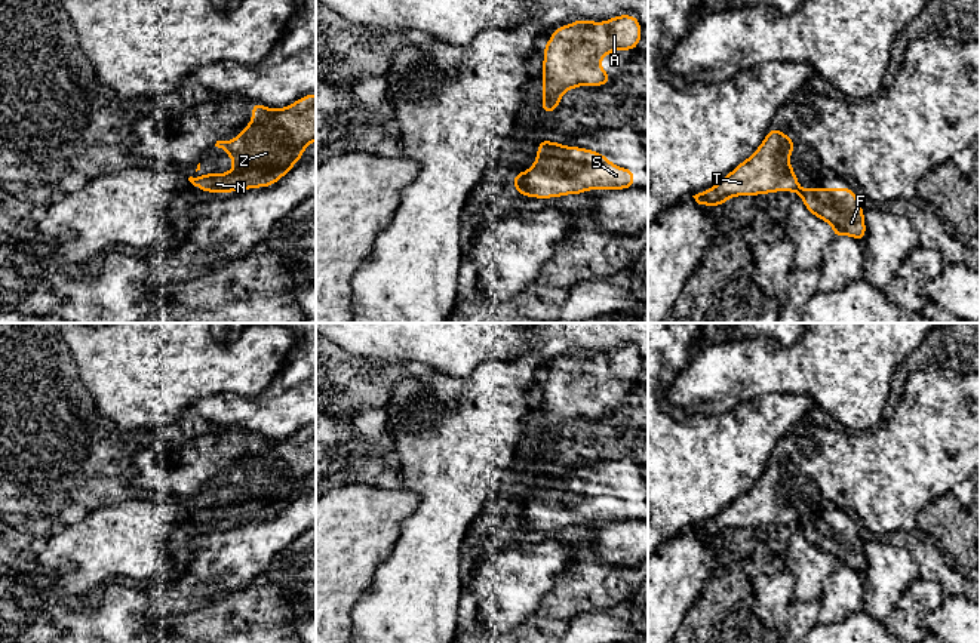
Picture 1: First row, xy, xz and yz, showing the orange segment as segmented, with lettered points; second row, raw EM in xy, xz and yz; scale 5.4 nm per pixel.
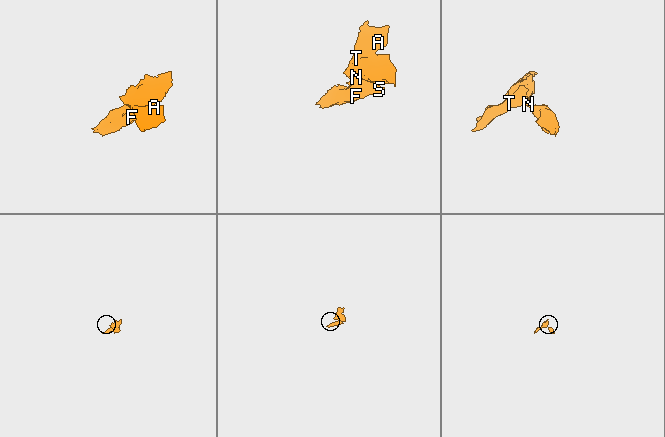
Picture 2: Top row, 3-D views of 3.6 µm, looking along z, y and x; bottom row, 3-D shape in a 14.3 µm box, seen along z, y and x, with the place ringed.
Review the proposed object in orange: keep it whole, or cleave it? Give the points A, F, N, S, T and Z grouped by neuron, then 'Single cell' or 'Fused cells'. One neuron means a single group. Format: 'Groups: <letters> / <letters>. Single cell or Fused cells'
Groups: A N T Z / F S. Fused cells

